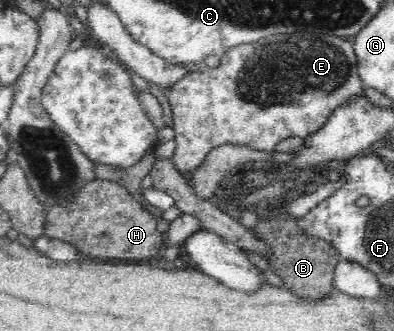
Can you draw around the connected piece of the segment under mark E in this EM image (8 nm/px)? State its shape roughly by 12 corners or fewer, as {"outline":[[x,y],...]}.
{"outline":[[271,35],[171,87],[179,172],[363,93],[351,39]]}

